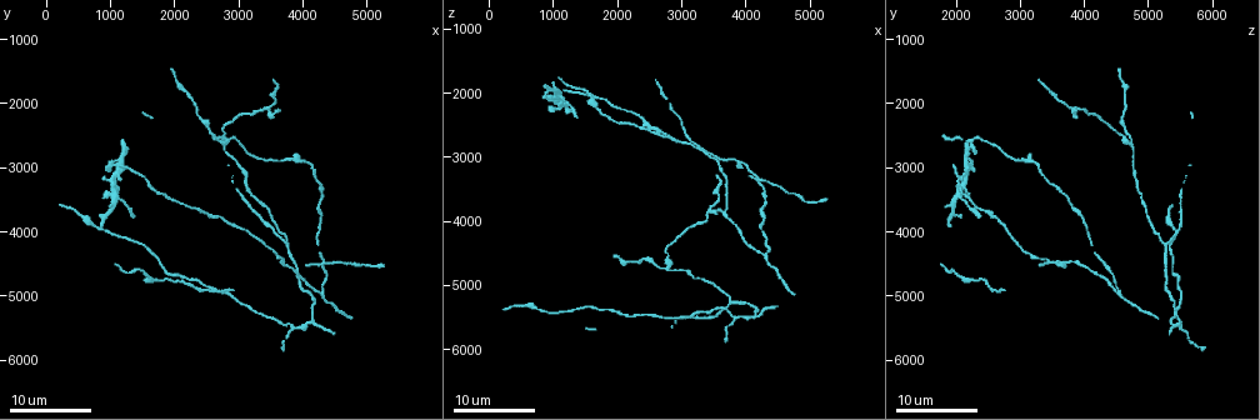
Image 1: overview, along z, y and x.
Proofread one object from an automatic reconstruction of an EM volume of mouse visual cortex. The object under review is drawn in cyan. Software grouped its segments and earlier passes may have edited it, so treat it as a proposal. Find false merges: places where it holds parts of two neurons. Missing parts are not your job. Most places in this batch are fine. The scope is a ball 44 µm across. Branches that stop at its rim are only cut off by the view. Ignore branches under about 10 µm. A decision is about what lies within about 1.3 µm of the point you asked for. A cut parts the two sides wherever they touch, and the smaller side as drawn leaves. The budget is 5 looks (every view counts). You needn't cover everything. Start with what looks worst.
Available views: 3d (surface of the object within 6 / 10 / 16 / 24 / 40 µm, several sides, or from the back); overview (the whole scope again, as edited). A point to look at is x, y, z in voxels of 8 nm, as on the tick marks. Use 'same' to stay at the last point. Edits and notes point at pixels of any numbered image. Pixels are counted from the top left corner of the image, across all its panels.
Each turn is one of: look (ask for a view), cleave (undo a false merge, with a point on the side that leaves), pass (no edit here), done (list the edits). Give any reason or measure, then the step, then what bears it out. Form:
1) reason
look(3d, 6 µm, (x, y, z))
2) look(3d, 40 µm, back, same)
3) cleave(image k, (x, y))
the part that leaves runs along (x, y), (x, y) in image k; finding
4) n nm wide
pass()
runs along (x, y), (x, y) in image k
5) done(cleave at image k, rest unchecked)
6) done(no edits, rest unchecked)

three-way junction
look(3d, 24 µm, (4300, 4950, 4550))

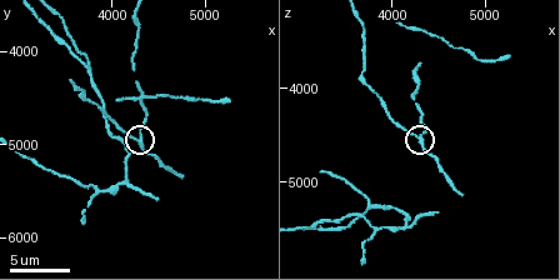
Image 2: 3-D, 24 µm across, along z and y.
look(3d, 10 µm, (4300, 4950, 4550))

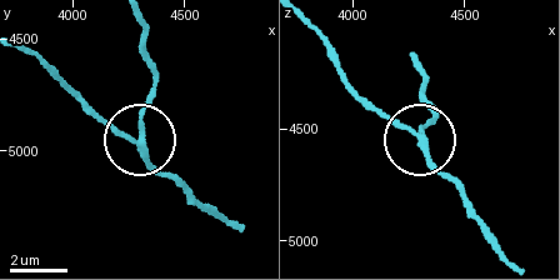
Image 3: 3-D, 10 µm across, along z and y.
3 arms
pass()
one neuron here

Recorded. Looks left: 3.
two arms in line, one across
look(3d, 24 µm, (2800, 2650, 4650))

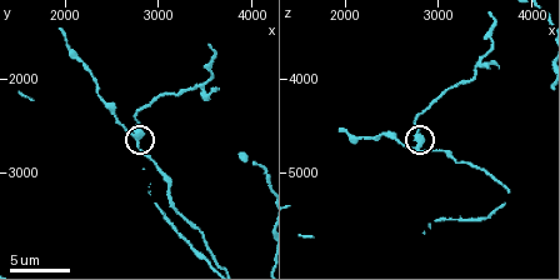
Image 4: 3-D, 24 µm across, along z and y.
look(3d, 6 µm, (2800, 2600, 4700))

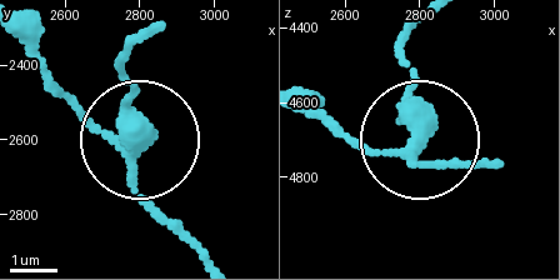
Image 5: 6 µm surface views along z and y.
340 nm wide
pass()
all the same neuron

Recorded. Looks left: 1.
done(no edits, rest unchecked)

